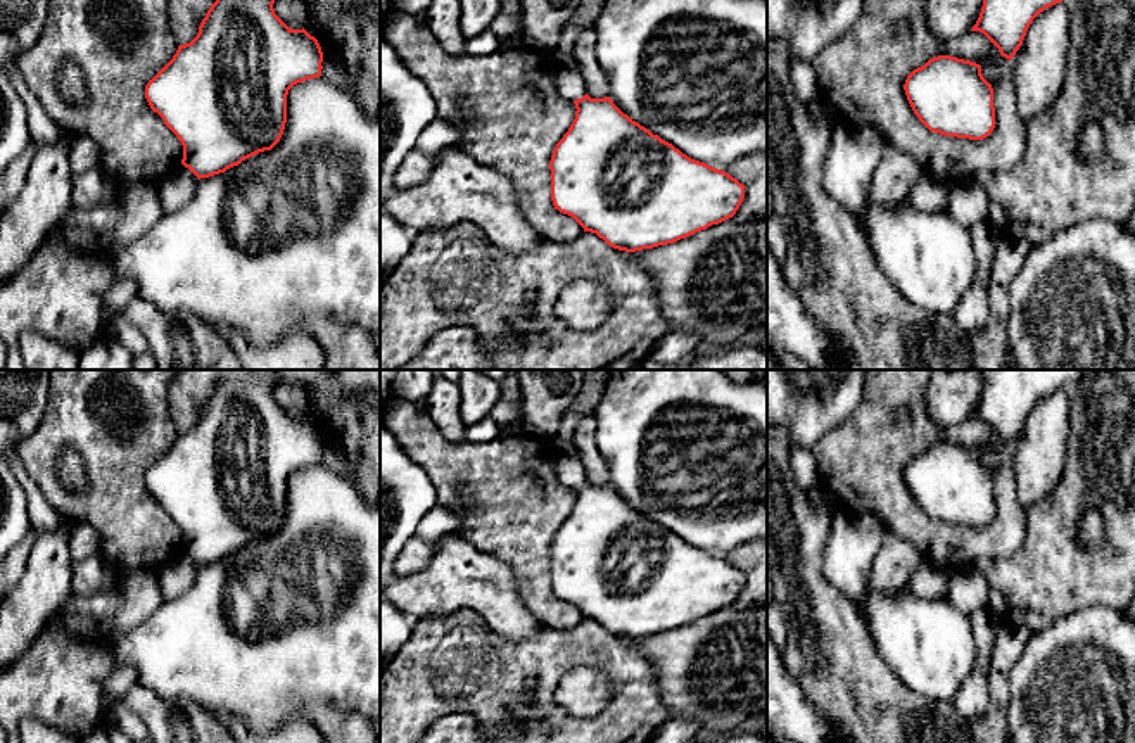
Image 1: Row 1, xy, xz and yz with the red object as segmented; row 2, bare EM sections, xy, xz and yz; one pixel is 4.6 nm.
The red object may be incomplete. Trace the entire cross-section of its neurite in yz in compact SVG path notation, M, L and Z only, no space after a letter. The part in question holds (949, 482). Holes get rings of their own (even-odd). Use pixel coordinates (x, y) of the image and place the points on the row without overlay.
M933 444L907 463L904 477L929 518L983 527L995 515L993 475L976 449Z

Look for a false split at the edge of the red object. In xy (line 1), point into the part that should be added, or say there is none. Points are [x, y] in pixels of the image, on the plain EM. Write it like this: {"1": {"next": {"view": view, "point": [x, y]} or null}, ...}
{"1": {"next": null}}

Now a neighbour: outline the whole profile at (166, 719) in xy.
M135 683L123 696L154 743L237 743L226 722L190 698L162 698Z

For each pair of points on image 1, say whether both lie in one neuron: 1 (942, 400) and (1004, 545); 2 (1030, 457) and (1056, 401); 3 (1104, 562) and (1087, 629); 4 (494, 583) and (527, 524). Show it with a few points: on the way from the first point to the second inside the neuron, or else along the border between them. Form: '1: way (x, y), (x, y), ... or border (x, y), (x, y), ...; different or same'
1: border (925, 394), (937, 424), (970, 419); different
2: way (1044, 443), (1051, 415); same
3: border (1116, 609), (1084, 605), (1056, 621); different
4: border (469, 543), (501, 558), (512, 569), (520, 600); different

